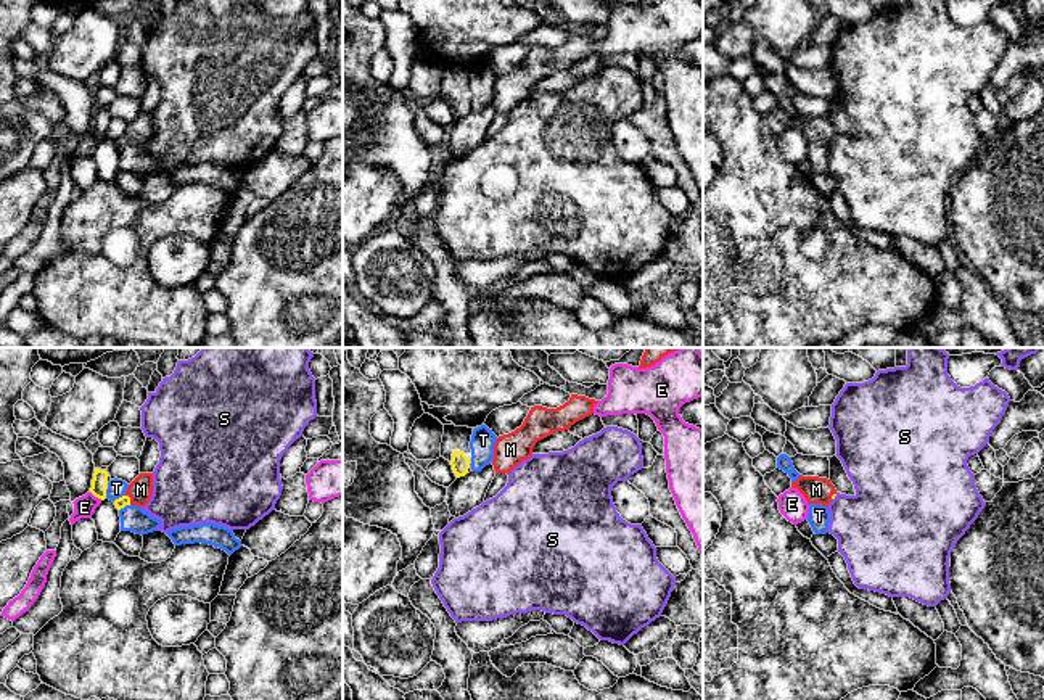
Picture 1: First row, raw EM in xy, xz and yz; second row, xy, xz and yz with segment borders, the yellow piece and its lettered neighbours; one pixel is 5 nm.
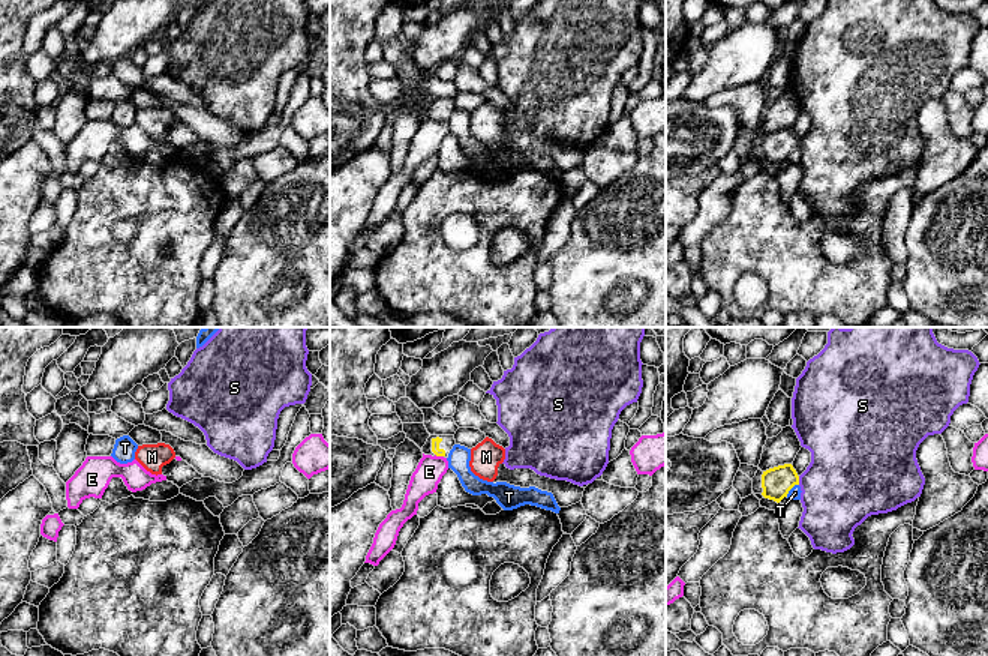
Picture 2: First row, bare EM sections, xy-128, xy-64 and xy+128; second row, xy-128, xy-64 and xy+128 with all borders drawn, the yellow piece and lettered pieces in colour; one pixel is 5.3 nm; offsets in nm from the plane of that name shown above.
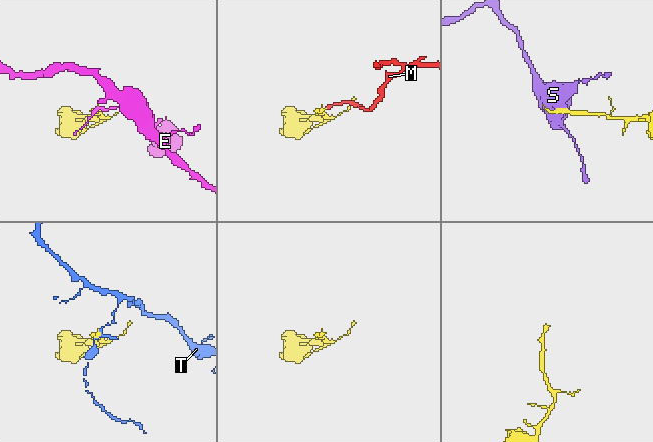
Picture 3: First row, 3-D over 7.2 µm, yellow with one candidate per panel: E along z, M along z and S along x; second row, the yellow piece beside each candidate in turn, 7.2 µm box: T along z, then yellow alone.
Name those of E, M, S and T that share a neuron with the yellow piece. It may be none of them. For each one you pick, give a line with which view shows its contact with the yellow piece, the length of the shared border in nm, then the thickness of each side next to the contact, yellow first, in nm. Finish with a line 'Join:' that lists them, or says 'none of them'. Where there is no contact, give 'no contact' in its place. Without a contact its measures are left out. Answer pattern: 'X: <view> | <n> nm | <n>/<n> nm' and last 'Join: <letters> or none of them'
M: xy | 50 nm | 60/120 nm
Join: M

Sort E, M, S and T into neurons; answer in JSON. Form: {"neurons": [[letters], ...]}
{"neurons": [["E"], ["M"], ["S"], ["T"]]}

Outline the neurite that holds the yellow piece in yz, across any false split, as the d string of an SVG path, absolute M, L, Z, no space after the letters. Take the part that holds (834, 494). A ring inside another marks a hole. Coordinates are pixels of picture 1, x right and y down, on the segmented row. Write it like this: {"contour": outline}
{"contour": "M799 476L791 483L791 488L796 488L808 500L808 504L820 504L828 507L835 499L836 489L827 478L819 476Z"}

